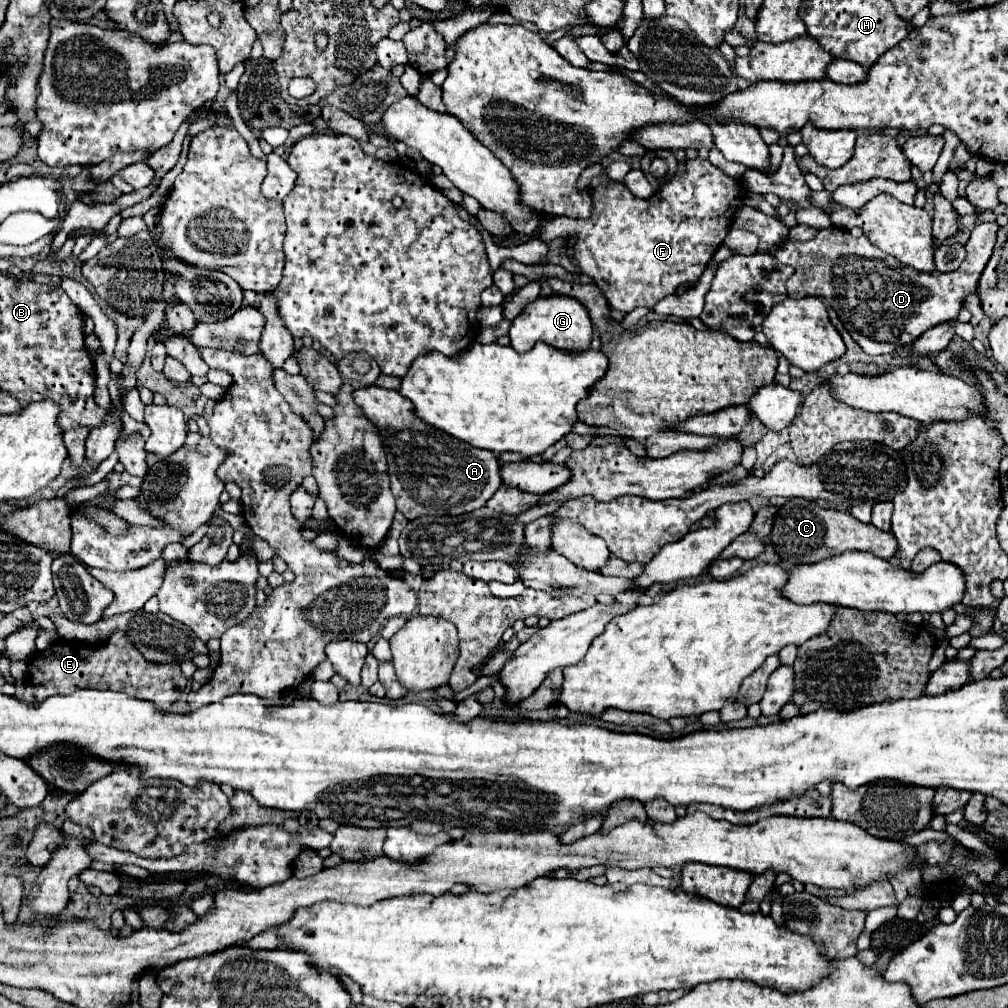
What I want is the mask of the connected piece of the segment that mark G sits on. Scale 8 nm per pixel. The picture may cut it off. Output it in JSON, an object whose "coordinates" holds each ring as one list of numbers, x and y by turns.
{"coordinates":[[548,296,548,298,536,298,530,302,512,322,510,328,510,344,518,352,528,352,534,348,536,342,546,342,550,346,556,346,560,350,568,352,582,352,590,348,592,340,592,322,588,316,588,310,570,296]]}

